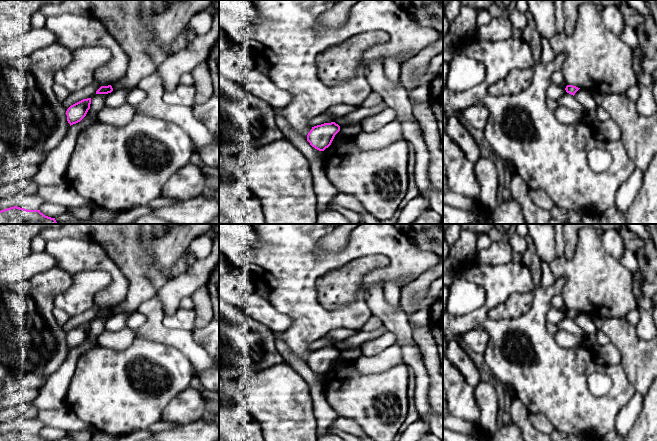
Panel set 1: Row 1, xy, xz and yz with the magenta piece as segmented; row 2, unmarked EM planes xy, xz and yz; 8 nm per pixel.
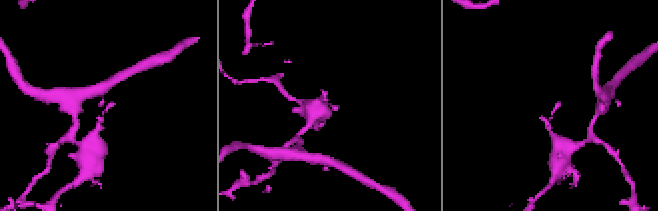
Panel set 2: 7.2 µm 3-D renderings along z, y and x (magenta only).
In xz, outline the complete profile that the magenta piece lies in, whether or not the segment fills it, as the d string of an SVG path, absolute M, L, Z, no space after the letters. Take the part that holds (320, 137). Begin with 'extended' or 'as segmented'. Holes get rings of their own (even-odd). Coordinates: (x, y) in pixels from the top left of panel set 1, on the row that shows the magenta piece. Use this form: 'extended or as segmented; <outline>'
as segmented; M335 122L324 123L312 127L307 135L307 141L312 147L319 151L324 151L328 148L335 135L340 131L340 126Z

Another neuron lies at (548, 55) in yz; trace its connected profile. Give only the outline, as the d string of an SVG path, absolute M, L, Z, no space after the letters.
M541 37L540 41L542 44L541 62L543 64L548 64L555 59L556 54L553 51L548 39Z

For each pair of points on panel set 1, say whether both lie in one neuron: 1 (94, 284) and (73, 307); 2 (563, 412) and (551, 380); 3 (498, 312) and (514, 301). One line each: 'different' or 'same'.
1: same
2: same
3: same

